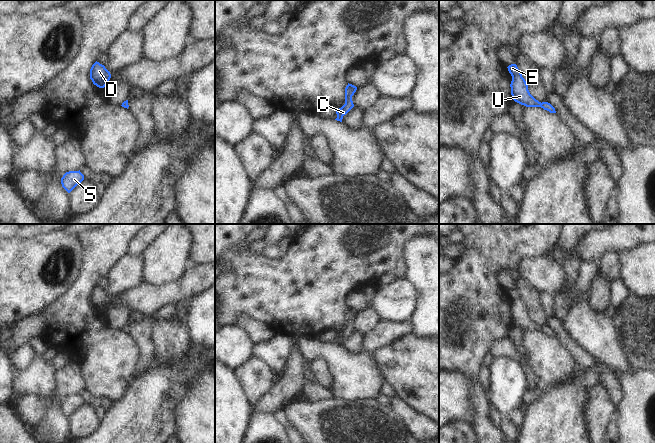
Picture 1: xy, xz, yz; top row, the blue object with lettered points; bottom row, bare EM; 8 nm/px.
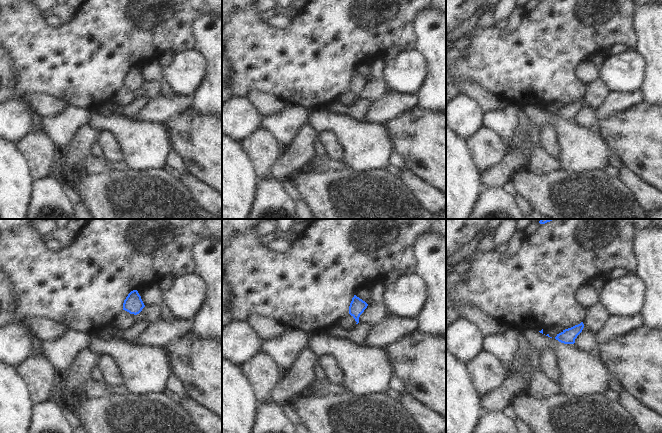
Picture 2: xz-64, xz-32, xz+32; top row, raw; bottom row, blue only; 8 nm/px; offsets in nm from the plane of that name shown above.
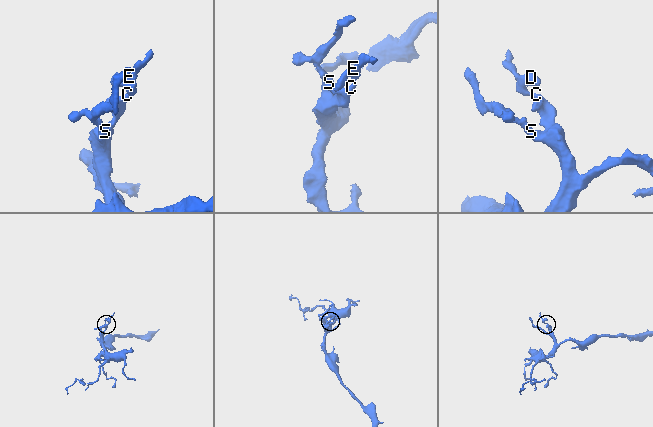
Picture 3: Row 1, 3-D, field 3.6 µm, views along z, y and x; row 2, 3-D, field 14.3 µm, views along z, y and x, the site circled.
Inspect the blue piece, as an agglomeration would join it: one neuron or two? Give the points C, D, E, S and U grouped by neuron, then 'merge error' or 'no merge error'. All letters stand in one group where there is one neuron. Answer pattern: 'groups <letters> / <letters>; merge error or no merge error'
groups C D E S U; no merge error

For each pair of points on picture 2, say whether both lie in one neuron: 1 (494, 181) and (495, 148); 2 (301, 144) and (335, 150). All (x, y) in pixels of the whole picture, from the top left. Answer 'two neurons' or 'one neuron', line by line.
1: two neurons
2: two neurons

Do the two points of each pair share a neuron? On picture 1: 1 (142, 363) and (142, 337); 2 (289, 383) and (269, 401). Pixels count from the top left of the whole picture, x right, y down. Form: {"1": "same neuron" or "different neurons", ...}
{"1": "same neuron", "2": "same neuron"}

